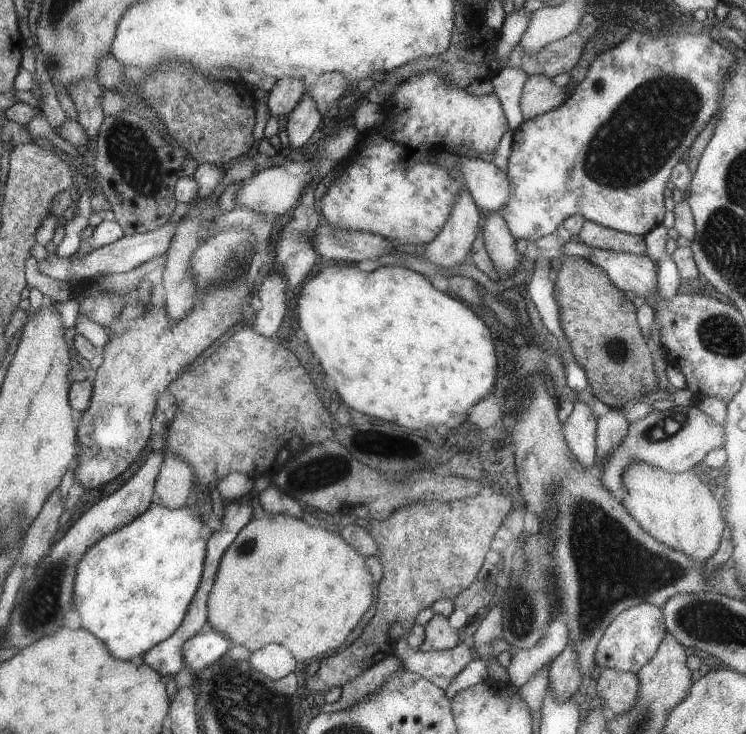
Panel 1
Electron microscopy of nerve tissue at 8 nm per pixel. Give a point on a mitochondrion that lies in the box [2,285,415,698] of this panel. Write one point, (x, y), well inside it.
(44, 593)

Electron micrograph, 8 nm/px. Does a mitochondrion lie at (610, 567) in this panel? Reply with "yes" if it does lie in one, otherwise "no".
yes

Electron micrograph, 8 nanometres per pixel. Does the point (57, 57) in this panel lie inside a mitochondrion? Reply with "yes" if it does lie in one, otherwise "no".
yes

